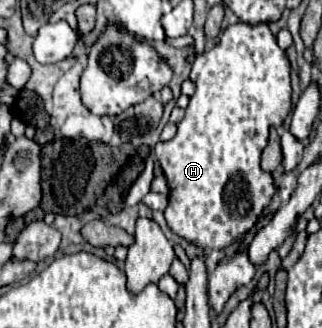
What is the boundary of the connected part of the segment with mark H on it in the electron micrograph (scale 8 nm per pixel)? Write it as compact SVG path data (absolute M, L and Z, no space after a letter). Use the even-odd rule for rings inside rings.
M240 21L224 29L214 49L196 57L190 79L196 81L196 93L190 97L186 117L178 123L172 139L156 143L156 157L170 187L164 217L176 235L200 249L226 249L256 223L276 193L272 173L260 167L260 153L268 143L270 127L280 127L292 111L290 61L286 51L276 45L266 23L250 25Z

